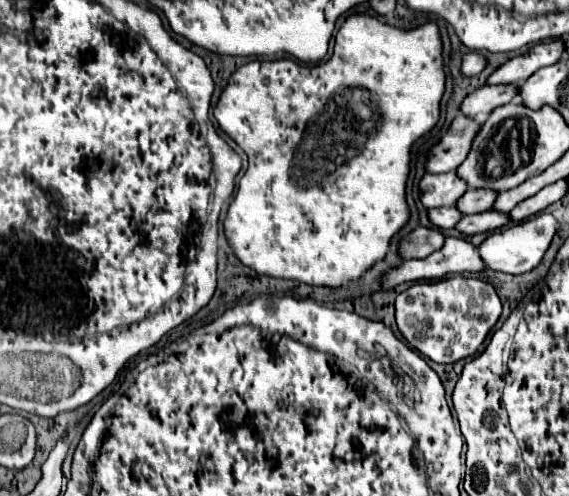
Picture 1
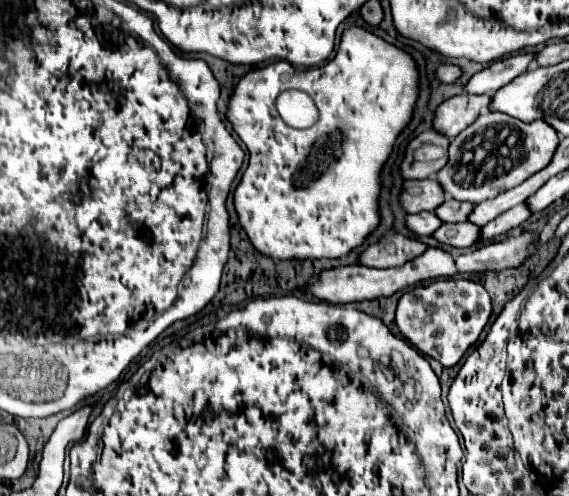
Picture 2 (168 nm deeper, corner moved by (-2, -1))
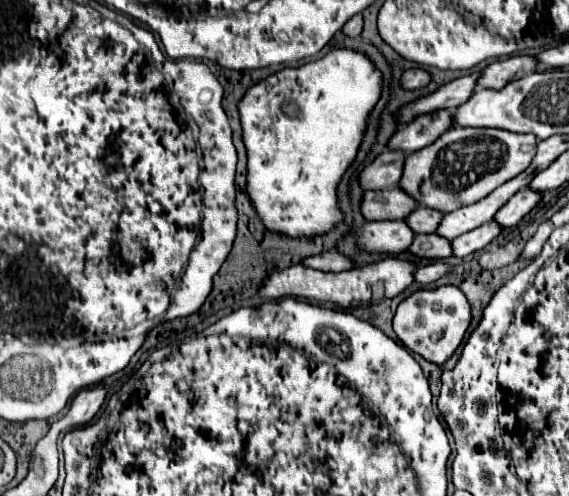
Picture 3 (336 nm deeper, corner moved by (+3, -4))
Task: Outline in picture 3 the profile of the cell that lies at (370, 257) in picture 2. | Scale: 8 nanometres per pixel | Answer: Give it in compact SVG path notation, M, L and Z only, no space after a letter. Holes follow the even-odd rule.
M330 251L330 253L308 257L302 263L310 265L314 269L320 269L320 271L346 271L346 269L354 267L354 261L348 255L338 253L338 251Z

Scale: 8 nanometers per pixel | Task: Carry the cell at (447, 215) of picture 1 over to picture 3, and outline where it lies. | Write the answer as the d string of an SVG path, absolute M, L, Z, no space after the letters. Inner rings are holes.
M370 221L360 235L360 247L376 253L400 253L412 245L414 231L404 221Z

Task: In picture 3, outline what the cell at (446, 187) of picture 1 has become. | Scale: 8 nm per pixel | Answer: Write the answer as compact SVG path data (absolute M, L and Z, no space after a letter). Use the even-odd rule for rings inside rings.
M382 189L382 191L366 191L362 201L362 215L368 221L380 219L404 219L408 217L414 207L416 199L412 199L404 189Z

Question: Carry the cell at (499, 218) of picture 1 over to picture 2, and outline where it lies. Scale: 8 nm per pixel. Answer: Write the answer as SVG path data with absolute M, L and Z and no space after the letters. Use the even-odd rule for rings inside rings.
M469 222L441 224L433 232L433 238L437 242L453 246L453 248L471 248L477 242L477 232L479 232L479 228L475 224L469 224Z

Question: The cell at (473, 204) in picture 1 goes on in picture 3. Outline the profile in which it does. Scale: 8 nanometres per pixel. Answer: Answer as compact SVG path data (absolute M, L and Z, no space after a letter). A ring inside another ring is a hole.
M418 205L416 211L412 211L406 217L406 223L412 227L412 231L416 233L436 233L436 227L440 225L440 219L444 217L444 213L440 211L432 211L430 207Z

